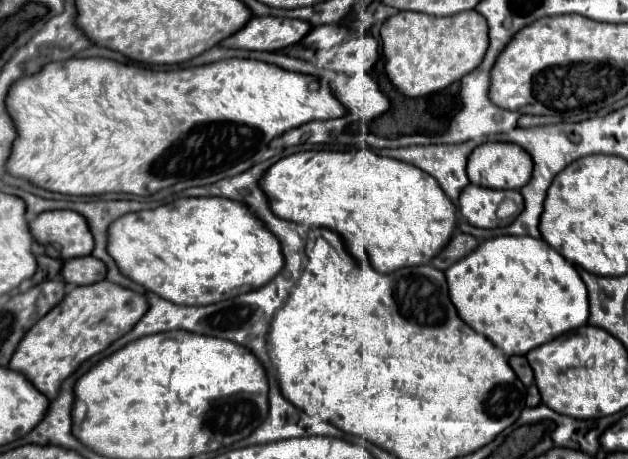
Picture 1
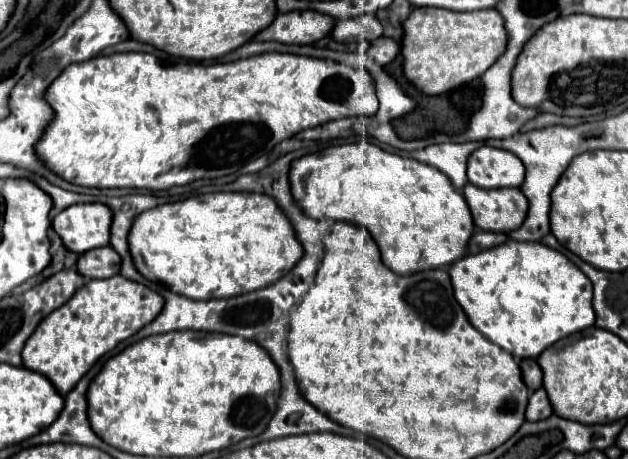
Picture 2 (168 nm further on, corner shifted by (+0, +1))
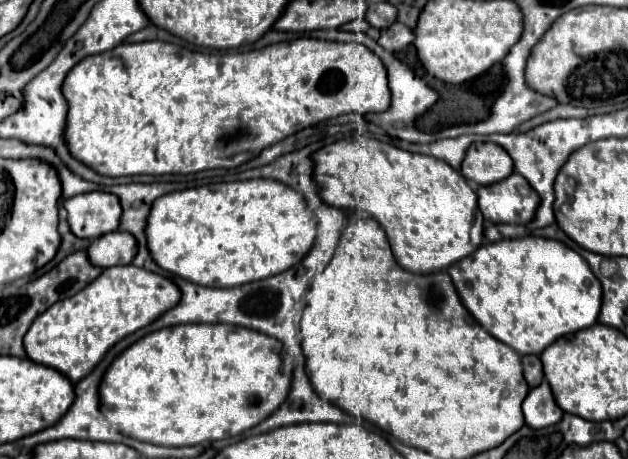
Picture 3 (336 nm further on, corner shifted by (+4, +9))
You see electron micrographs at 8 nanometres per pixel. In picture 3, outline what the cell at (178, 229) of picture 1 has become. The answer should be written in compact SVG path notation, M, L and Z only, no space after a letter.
M273 179L211 183L159 197L145 225L153 261L185 281L237 287L283 273L313 247L317 227L301 193Z

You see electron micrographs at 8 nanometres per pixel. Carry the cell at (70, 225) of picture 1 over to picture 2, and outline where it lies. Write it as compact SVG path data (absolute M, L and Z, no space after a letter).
M85 203L85 205L71 205L59 215L53 217L53 229L63 239L63 245L69 251L85 253L95 247L107 247L111 237L111 209L103 203Z

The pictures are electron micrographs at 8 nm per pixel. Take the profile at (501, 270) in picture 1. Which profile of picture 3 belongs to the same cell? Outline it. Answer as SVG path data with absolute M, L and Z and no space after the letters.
M525 235L517 239L483 243L473 255L453 263L447 271L471 315L485 327L487 333L515 349L519 355L539 355L557 337L597 323L601 309L601 283L579 253L555 239Z

